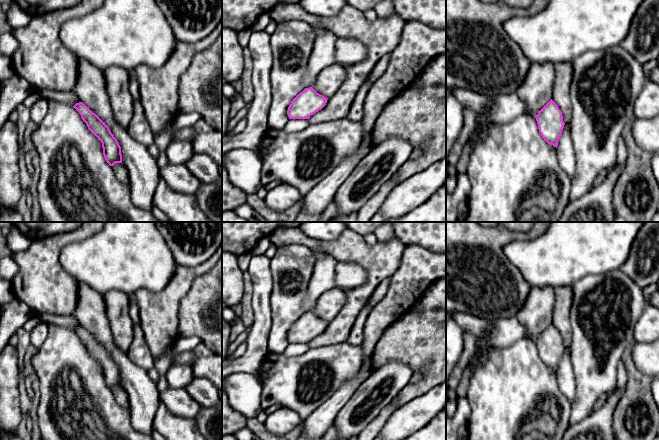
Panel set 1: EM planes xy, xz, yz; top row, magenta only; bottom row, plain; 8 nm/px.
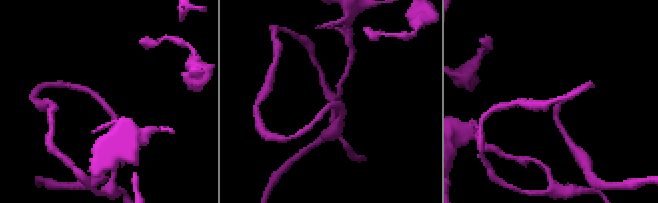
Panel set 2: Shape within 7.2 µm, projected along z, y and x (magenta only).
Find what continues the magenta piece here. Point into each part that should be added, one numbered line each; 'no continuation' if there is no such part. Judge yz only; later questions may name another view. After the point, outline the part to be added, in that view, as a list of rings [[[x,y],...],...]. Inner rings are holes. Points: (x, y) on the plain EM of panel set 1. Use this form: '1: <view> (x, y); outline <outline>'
1: yz (536, 314); outline [[[532,287],[522,309],[516,314],[527,332],[526,338],[536,340],[538,336],[552,323],[555,303],[555,288]]]

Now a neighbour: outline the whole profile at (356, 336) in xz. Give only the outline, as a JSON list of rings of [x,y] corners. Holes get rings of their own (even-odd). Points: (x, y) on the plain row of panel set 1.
[[[367,302],[365,306],[359,311],[359,314],[351,328],[347,342],[352,345],[360,345],[362,343],[365,333],[365,322],[372,308],[373,306]]]

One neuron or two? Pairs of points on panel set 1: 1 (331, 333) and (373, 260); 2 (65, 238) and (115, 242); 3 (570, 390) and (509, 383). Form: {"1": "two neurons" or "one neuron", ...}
{"1": "one neuron", "2": "two neurons", "3": "two neurons"}

